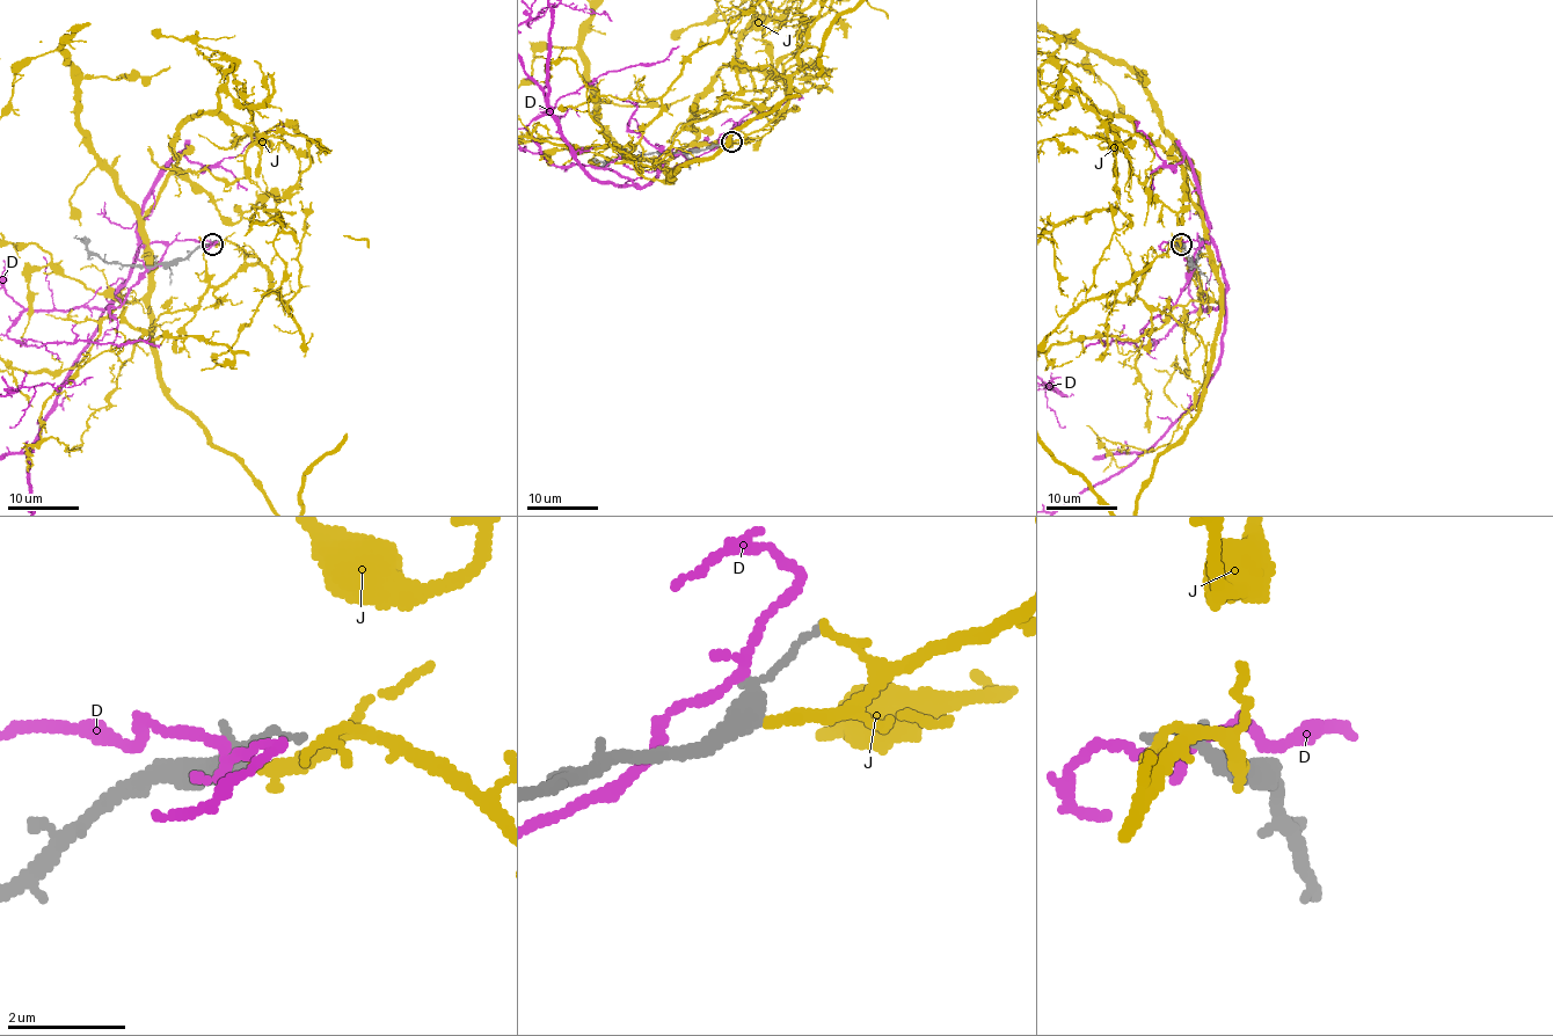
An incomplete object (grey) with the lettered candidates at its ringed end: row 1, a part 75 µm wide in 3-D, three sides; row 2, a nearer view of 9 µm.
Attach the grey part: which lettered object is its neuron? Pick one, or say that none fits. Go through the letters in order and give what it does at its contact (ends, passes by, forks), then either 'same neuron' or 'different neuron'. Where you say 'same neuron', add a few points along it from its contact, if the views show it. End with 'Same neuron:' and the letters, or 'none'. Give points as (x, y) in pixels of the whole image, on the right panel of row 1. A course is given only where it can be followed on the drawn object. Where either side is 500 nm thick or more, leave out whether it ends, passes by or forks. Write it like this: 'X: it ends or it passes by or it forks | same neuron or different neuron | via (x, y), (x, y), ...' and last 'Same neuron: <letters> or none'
D: it passes by | different neuron
J: it ends | same neuron
Same neuron: J

